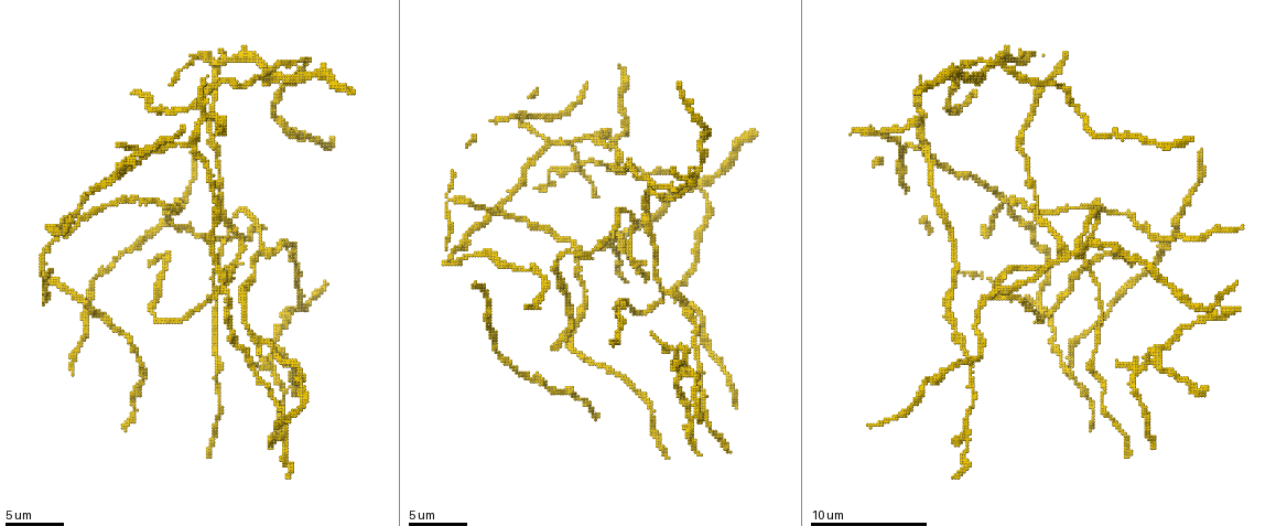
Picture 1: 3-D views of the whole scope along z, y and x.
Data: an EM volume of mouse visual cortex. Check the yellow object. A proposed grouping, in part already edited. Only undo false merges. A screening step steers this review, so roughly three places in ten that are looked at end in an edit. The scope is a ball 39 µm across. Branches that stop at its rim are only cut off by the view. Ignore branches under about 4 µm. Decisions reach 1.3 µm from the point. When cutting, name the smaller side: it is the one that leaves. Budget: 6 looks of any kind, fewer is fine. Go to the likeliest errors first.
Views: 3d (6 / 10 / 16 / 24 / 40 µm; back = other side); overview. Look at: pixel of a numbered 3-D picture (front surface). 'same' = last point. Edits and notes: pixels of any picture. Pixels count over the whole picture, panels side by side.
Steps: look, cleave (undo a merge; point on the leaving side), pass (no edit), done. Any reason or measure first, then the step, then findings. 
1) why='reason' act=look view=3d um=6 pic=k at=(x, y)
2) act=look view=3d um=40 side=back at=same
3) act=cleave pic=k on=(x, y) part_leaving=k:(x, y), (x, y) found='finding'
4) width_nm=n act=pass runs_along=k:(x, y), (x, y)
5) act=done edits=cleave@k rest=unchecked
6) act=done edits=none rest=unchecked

why='three arms meet' act=look view=3d um=10 pic=1 at=(250, 361)

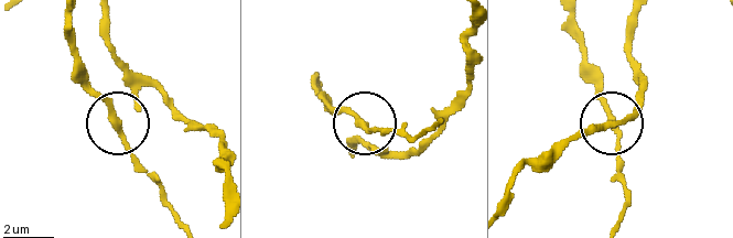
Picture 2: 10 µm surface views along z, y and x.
arms=3 act=pass runs_along=2:(69, 21), (78, 78), (155, 176) found='all the same neuron'

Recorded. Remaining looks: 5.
why='small branch off a trunk' act=look view=3d um=16 pic=1 at=(1048, 265)

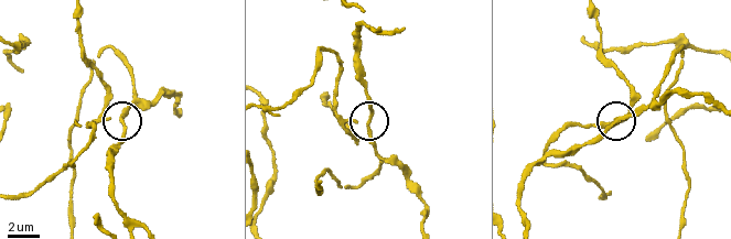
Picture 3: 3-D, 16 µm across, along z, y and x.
width_nm=160 act=pass found='all the same neuron'

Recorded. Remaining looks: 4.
why='four-way junction' act=look view=3d um=10 pic=1 at=(272, 371)

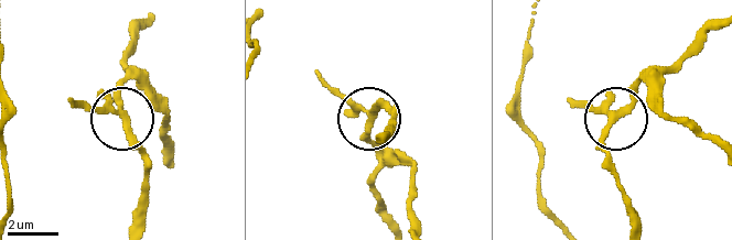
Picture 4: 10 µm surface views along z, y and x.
act=pass runs_along=4:(151, 17), (133, 40), (121, 115), (79, 109) found='continuous, no second neuron'

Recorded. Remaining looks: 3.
act=done edits=none rest=unchecked

